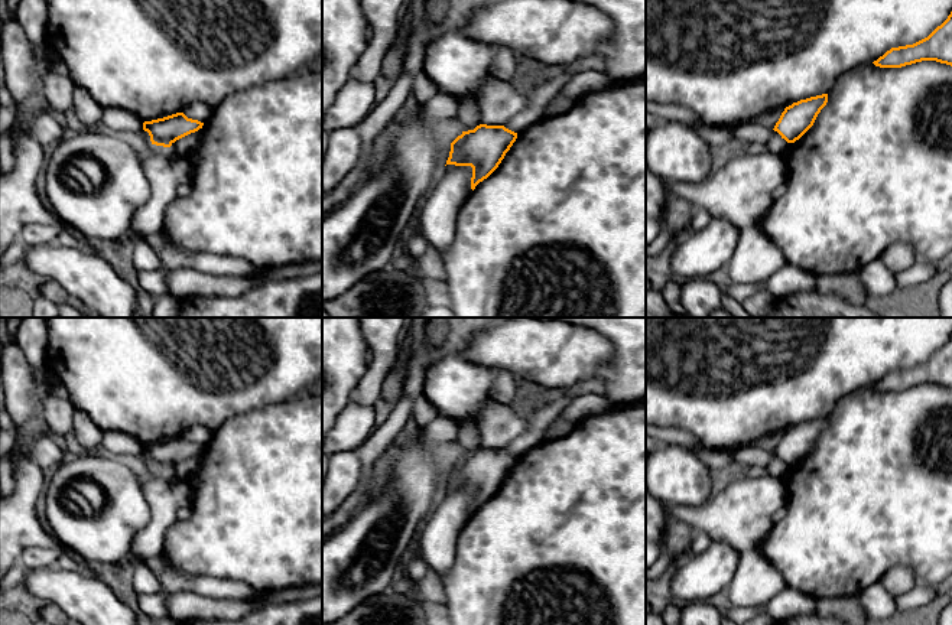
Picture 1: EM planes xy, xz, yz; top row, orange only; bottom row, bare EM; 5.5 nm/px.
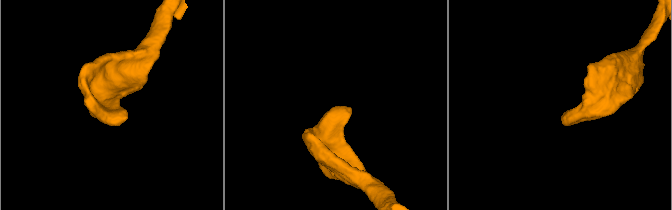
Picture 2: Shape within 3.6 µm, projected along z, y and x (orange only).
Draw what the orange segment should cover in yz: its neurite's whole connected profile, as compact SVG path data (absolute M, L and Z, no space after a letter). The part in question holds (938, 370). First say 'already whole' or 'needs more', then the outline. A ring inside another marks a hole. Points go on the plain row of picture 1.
already whole | M952 335L927 361L913 368L891 371L873 387L880 391L901 391L922 384L952 390Z

